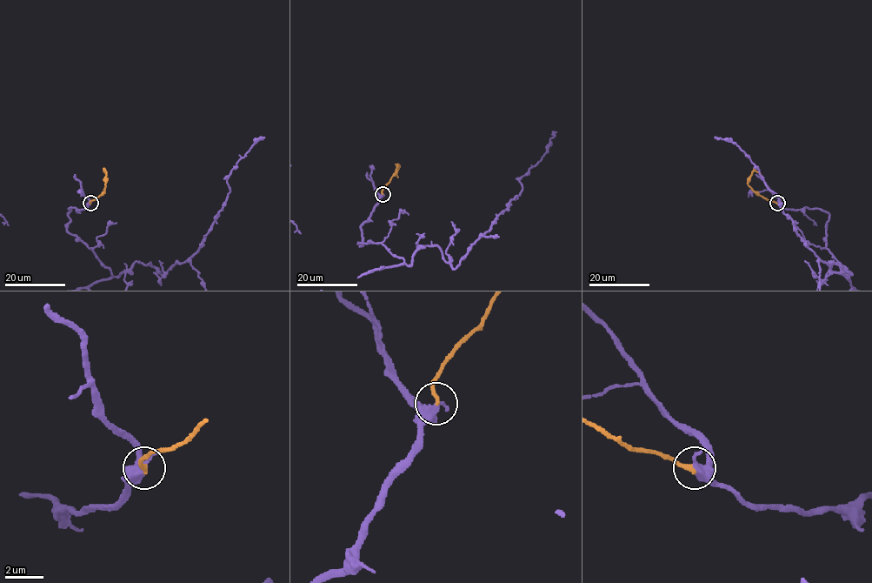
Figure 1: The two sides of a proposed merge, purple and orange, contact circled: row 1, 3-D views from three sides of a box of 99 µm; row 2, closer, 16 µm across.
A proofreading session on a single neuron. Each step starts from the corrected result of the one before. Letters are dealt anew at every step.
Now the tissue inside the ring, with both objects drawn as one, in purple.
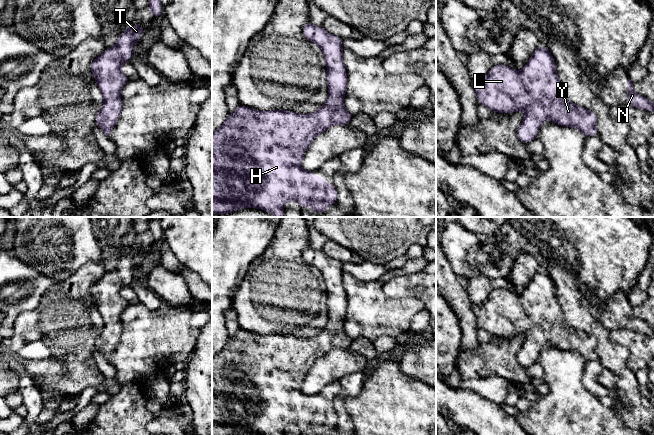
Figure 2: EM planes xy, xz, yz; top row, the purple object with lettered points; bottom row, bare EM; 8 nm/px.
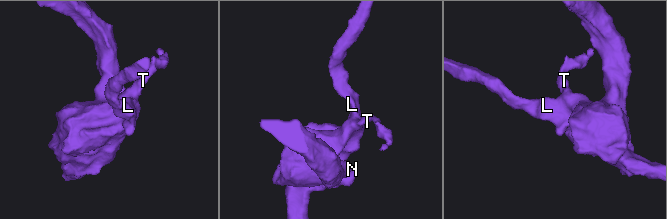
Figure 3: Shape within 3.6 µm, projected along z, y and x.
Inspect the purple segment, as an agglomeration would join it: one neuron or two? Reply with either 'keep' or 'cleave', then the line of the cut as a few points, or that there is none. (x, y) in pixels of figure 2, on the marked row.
keep | no cut

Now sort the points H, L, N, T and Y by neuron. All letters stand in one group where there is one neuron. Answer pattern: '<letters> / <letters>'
H L N T Y

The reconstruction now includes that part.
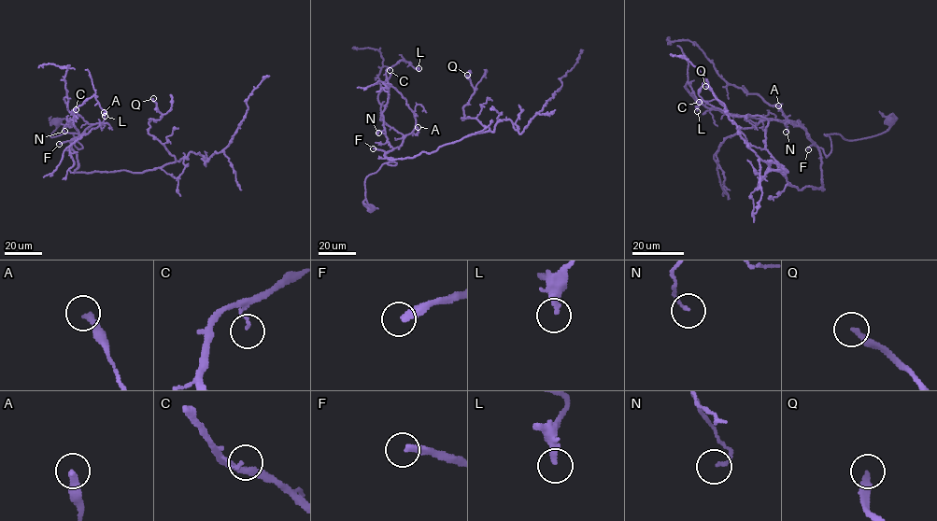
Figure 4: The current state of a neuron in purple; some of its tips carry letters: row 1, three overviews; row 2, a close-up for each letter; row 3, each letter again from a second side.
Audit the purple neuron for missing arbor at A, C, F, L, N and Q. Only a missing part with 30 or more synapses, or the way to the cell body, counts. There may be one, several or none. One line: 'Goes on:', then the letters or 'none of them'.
Goes on: F, Q

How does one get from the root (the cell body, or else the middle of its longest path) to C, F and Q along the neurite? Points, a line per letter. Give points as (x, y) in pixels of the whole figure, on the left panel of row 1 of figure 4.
C: (57, 122), (50, 136), (72, 133), (81, 148), (71, 141), (78, 135), (68, 121), (76, 109)
F: (57, 122), (50, 136), (72, 133), (82, 147), (78, 148), (71, 140), (59, 144)
Q: (57, 122), (50, 136), (82, 147), (71, 143), (76, 172), (143, 172), (176, 161), (149, 133), (153, 98)

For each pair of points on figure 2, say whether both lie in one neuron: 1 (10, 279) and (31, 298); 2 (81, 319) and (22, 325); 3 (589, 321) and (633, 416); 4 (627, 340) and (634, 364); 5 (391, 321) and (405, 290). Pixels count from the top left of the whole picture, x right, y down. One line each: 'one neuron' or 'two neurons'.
1: one neuron
2: one neuron
3: one neuron
4: one neuron
5: two neurons

